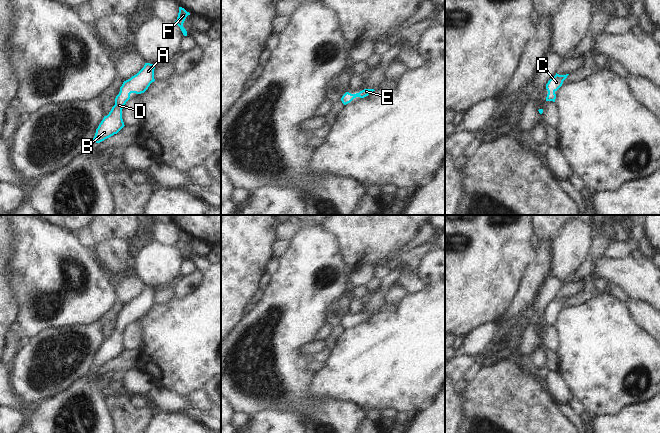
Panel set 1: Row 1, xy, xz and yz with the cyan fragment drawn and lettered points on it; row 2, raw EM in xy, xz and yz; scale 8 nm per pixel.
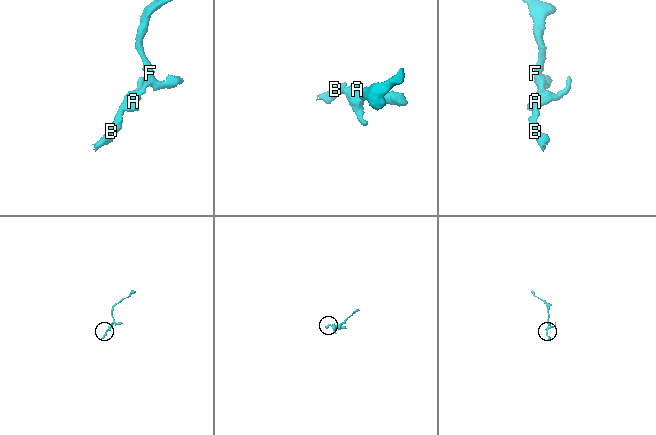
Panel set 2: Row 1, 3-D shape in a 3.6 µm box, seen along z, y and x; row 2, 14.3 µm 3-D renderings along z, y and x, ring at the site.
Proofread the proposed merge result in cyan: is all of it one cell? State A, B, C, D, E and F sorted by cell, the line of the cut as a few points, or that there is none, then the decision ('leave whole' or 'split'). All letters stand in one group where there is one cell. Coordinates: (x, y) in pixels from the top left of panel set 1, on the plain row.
A B C D E F; no cut; leave whole

